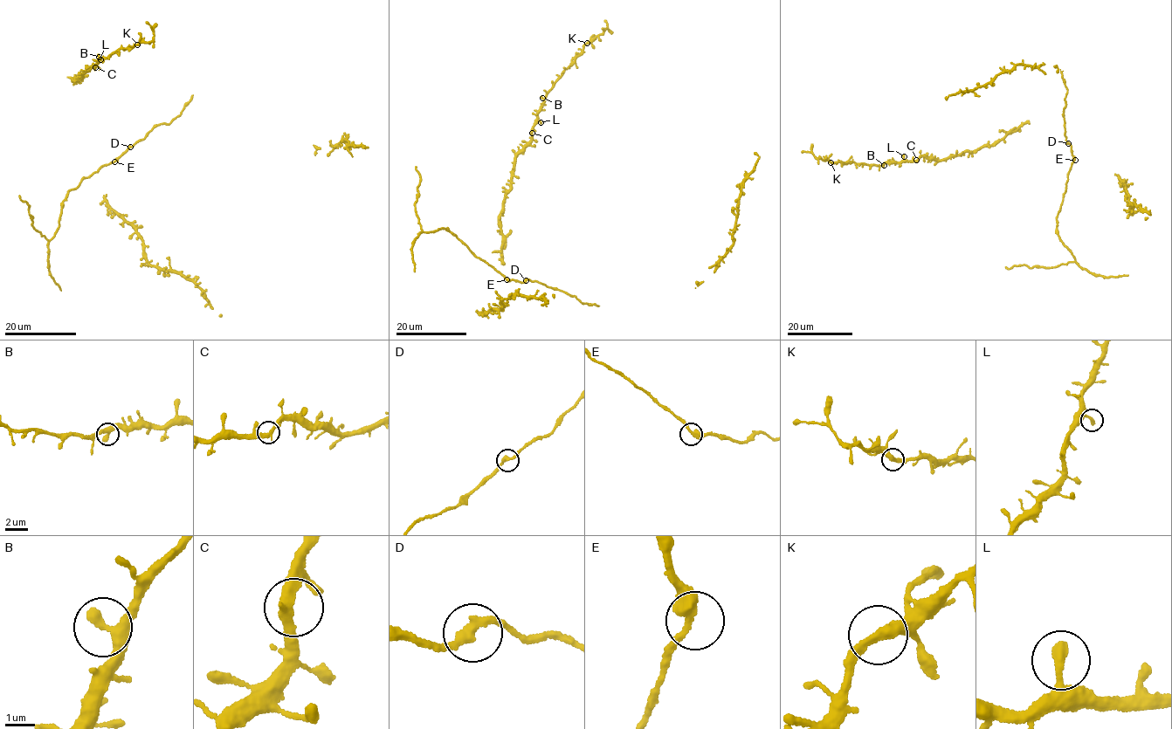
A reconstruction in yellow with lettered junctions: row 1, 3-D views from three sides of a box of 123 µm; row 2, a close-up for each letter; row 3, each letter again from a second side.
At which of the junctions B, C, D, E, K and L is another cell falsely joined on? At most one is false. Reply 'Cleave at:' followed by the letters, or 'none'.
Cleave at: none

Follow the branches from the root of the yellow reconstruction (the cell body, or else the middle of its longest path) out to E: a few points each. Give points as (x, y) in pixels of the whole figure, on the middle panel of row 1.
E: (525, 281), (506, 279)

